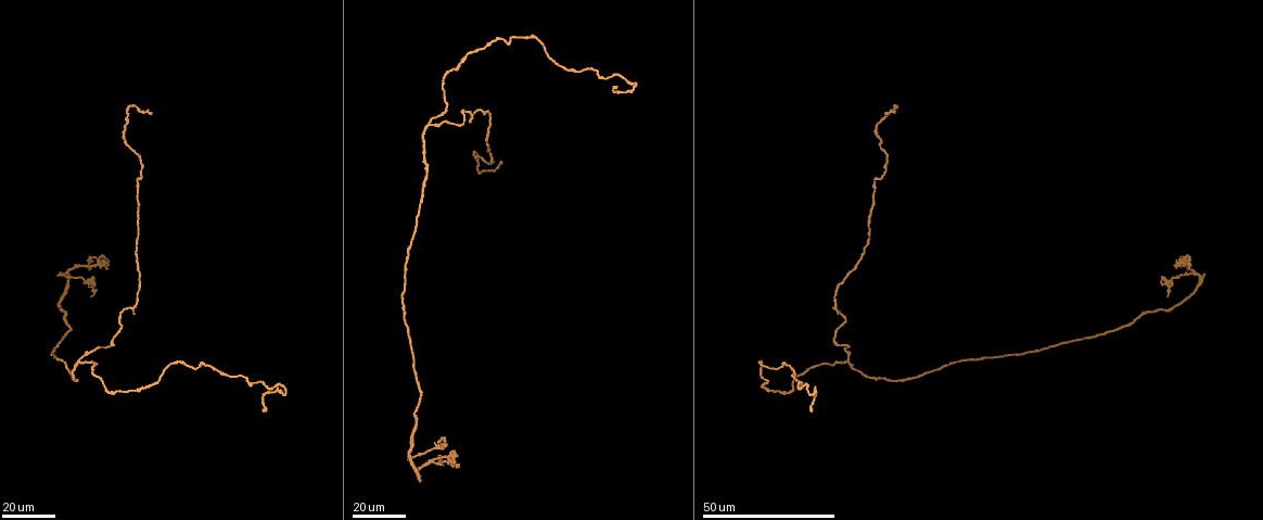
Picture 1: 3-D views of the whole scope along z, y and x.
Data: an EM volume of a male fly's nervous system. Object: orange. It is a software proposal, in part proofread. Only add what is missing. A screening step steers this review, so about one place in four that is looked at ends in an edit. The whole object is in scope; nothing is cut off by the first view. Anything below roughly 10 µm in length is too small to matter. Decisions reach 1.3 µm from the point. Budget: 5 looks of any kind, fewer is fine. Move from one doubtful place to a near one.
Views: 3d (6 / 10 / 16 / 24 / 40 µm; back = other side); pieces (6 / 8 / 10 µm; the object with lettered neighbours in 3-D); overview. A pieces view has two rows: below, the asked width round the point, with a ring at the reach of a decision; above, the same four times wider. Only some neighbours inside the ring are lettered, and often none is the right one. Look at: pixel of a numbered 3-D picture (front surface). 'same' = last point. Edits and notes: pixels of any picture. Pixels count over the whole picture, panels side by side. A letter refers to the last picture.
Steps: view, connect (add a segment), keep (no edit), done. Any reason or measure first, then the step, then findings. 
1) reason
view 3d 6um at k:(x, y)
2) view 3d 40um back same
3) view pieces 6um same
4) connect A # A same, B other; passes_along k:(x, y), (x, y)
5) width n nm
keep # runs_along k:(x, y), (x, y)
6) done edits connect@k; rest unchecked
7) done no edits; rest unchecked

an open end
view 3d 16um at 1:(812, 409)

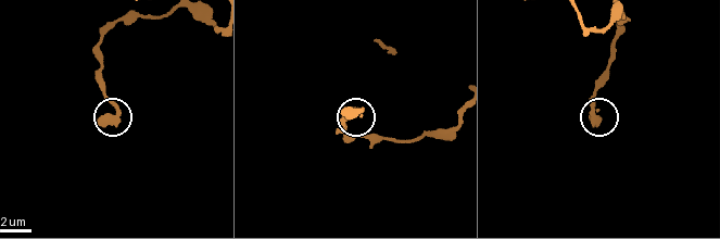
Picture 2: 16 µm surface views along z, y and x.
what lies round it
view pieces 10um at 2:(100, 123)

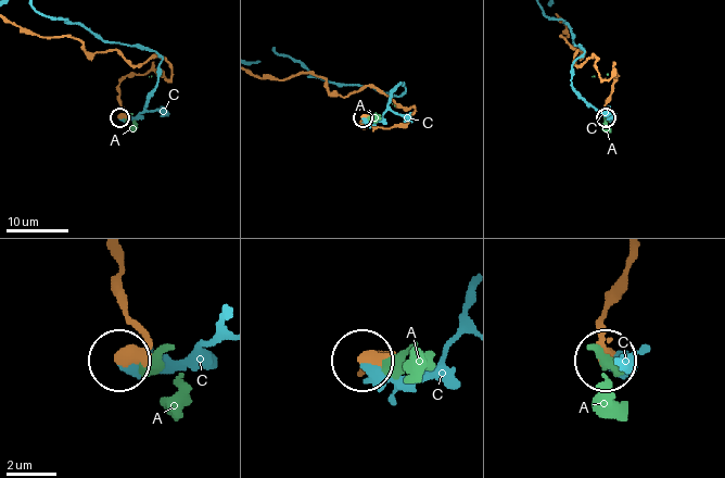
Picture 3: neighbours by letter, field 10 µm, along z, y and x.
keep # A other, C other; runs_along 3:(170, 73), (126, 77), (121, 116); none of them fits

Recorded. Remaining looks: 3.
thin end
view 3d 16um at 1:(441, 439)

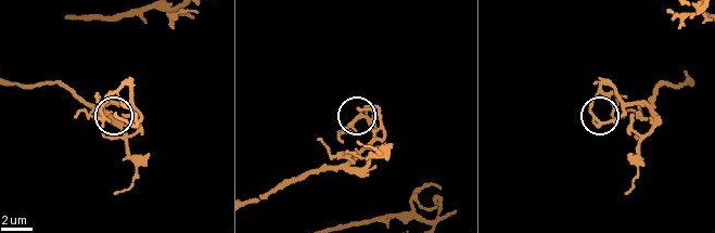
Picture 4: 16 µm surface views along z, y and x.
view pieces 6um at 4:(114, 116)

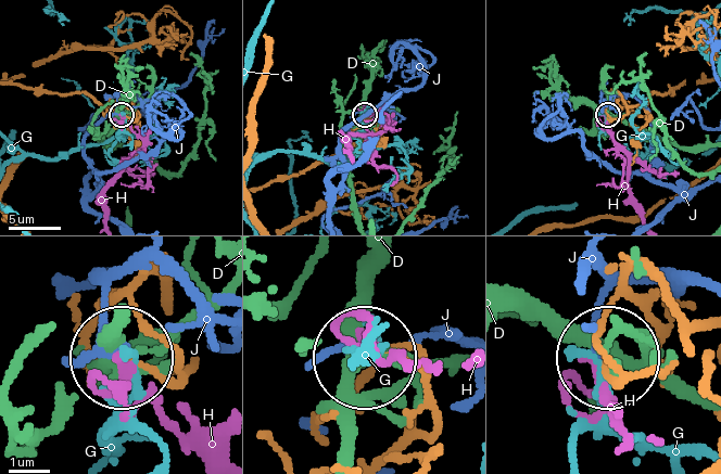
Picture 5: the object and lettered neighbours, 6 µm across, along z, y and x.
keep # D other, G other, H other, J other; no lettered segment goes on from it

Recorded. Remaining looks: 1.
done no edits; rest unchecked

